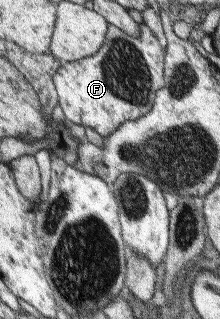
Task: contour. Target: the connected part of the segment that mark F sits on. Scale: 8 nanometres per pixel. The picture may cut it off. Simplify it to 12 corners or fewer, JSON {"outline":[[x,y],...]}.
{"outline":[[109,25],[54,75],[66,118],[105,137],[152,110],[166,48]]}

